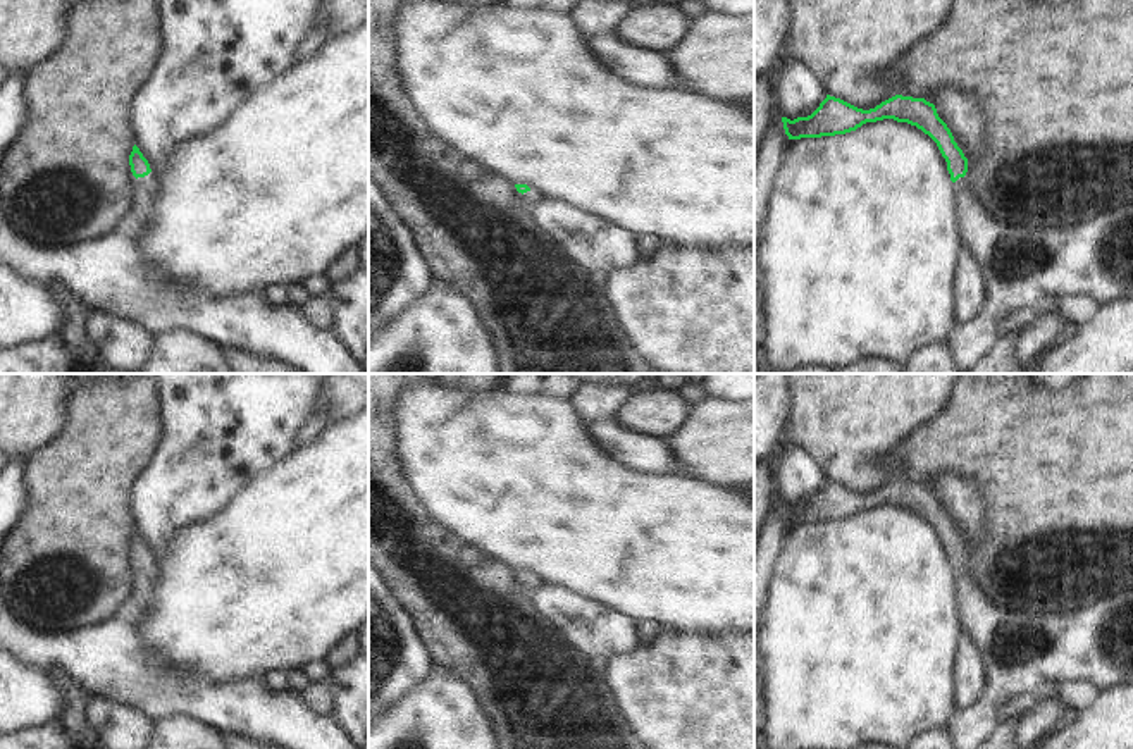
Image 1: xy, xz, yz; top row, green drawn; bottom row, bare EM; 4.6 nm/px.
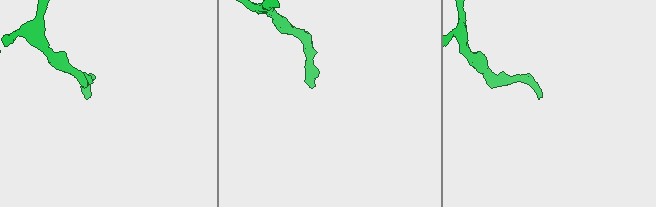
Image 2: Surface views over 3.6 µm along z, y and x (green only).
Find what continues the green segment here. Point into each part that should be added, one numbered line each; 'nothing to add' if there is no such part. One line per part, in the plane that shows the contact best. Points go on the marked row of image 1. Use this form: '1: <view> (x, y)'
1: xy (143, 188)

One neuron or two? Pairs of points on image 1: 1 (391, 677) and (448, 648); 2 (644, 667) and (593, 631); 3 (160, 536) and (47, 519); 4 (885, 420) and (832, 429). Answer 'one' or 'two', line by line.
1: two
2: two
3: two
4: one

